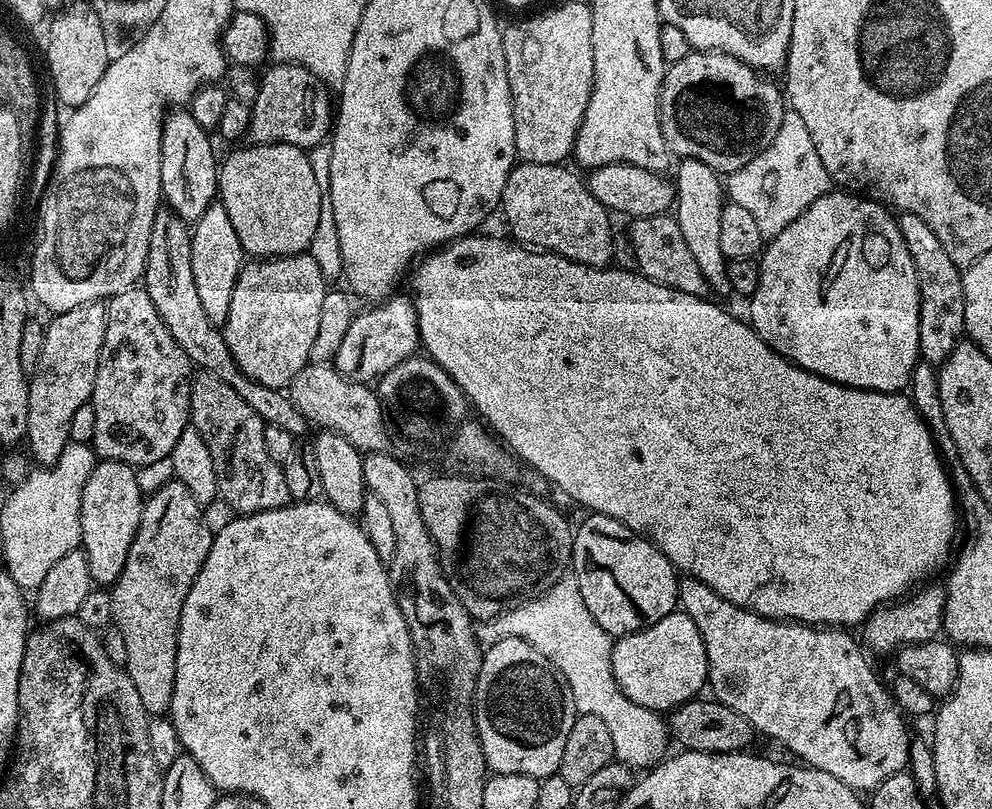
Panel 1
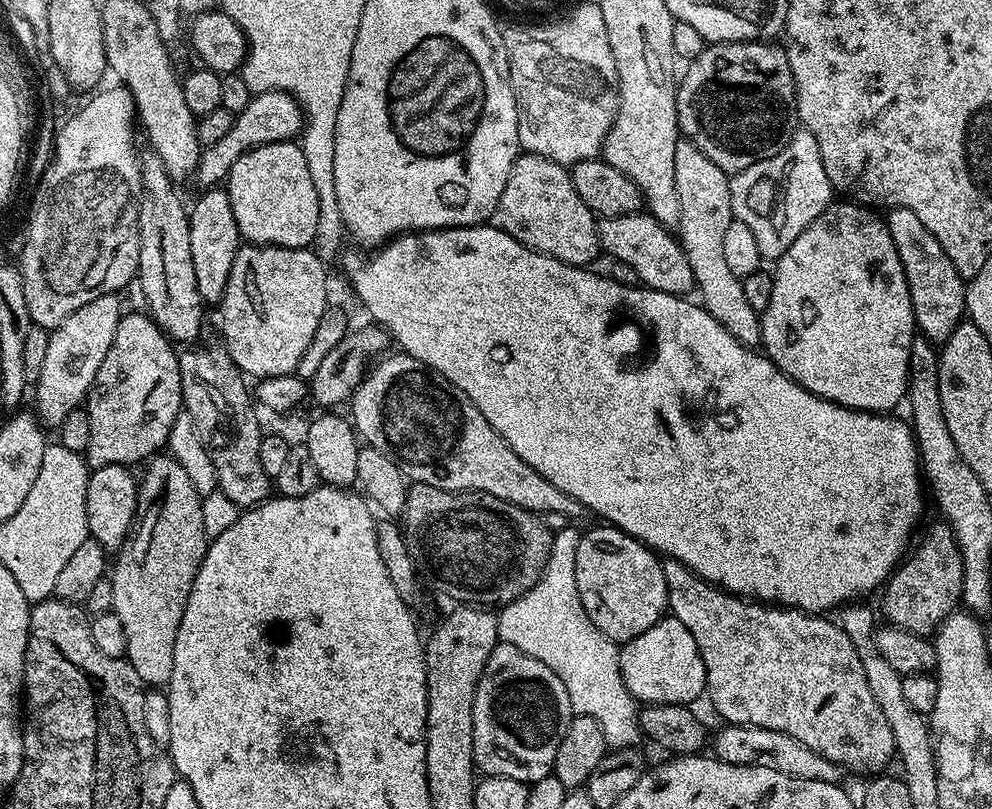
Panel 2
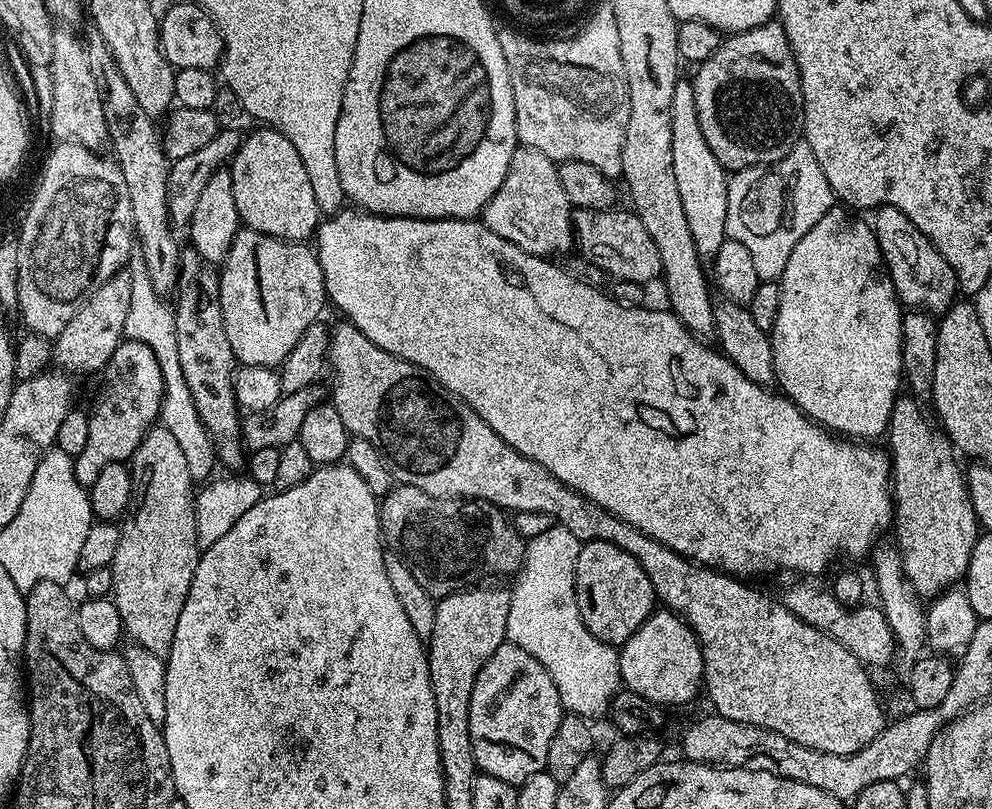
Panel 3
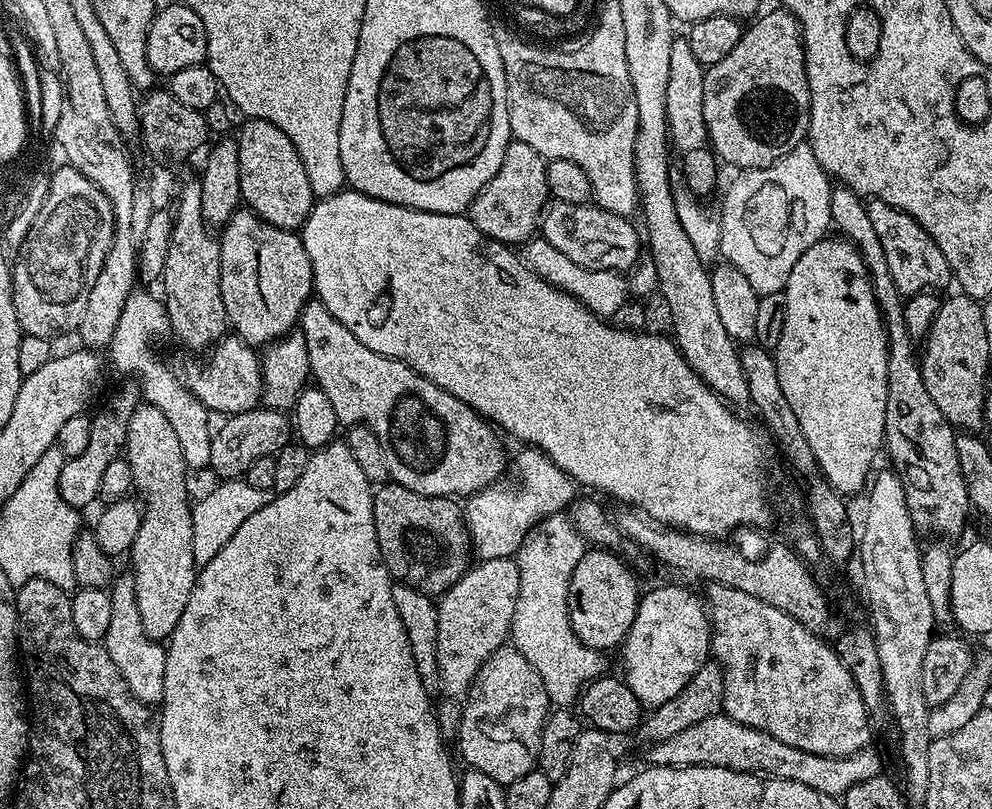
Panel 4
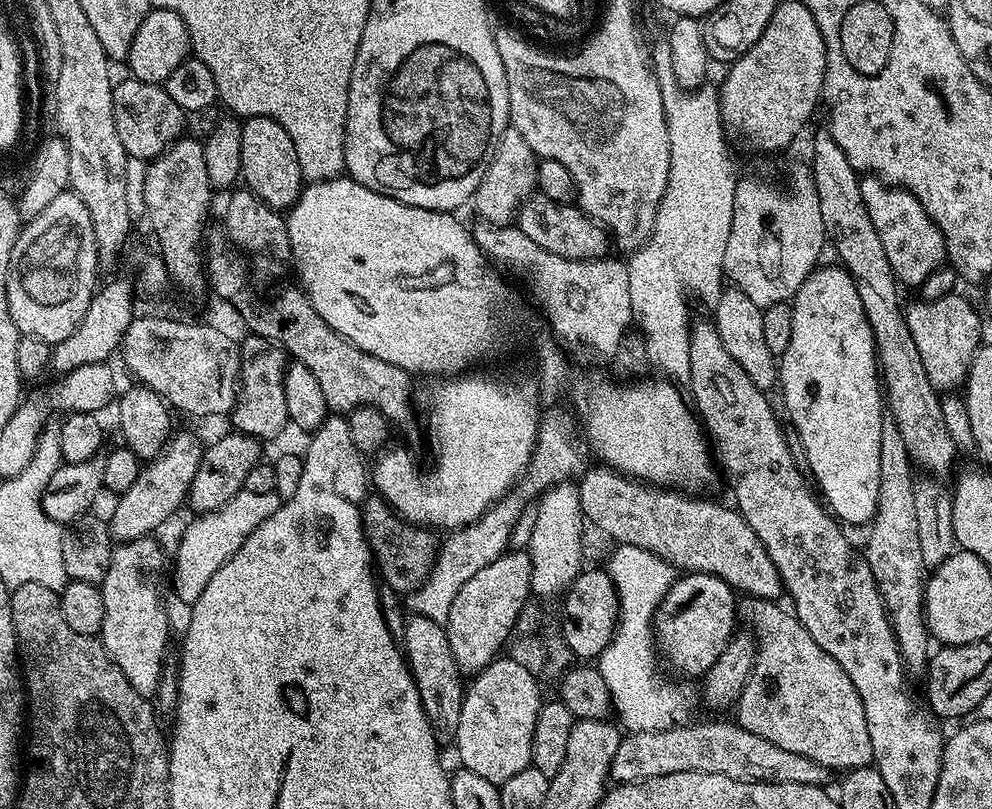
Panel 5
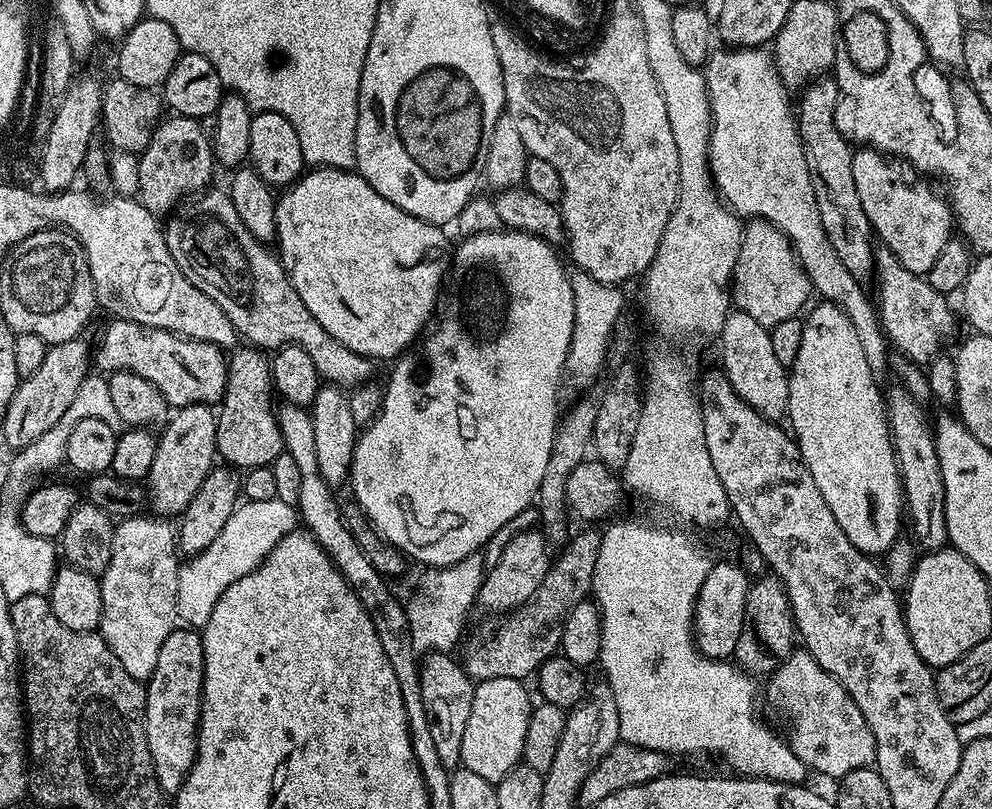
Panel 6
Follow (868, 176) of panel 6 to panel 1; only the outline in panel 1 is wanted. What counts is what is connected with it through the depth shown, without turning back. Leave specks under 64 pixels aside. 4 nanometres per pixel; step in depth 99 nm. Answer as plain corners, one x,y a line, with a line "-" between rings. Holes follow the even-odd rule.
900,212
898,223
902,230
902,238
906,238
906,246
910,250
910,258
914,258
914,270
918,274
920,287
920,317
918,322
918,342
920,343
920,360
923,363
939,366
958,346
965,335
966,298
964,297
964,278
962,269
954,266
950,254
938,242
934,230
918,218
918,214

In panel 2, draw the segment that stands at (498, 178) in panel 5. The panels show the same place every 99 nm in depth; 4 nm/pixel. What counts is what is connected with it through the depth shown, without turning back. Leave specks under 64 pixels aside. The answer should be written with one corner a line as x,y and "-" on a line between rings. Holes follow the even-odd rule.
521,154
516,157
510,170
510,178
506,178
506,190
502,190
502,198
498,202
494,216
506,234
510,234
518,242
522,242
534,252
541,252
544,256
553,256
567,264
588,266
593,263
591,260
596,255
601,255
597,217
586,206
586,202
578,198
578,190
574,190
571,171
563,164
547,160
545,156

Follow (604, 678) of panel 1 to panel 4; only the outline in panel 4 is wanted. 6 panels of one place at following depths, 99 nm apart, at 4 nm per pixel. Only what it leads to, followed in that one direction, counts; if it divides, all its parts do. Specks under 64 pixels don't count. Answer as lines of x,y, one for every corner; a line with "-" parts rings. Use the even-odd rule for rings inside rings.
557,514
547,516
534,525
514,556
520,585
510,640
524,655
526,662
538,670
549,701
556,706
575,705
584,689
606,672
605,653
583,644
578,634
574,634
574,626
570,626
570,578
585,551
586,542
571,519

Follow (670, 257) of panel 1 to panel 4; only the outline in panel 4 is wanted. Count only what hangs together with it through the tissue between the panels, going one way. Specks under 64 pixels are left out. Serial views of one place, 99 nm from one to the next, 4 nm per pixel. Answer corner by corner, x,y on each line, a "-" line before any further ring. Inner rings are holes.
552,200
540,217
538,232
542,239
550,242
550,246
566,254
566,258
578,262
578,266
586,266
586,270
610,270
628,274
642,259
642,232
632,222
629,217
614,214
592,202
571,204

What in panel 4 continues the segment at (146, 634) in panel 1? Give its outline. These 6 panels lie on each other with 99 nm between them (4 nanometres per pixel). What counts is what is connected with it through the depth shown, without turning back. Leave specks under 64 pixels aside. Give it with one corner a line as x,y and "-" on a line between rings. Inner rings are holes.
141,403
132,411
126,459
135,495
142,501
138,534
130,549
130,572
138,614
146,634
150,634
152,640
164,642
174,634
178,618
182,618
182,610
186,610
186,602
190,602
198,565
192,545
192,504
188,500
190,469
183,460
181,443
169,420
150,403

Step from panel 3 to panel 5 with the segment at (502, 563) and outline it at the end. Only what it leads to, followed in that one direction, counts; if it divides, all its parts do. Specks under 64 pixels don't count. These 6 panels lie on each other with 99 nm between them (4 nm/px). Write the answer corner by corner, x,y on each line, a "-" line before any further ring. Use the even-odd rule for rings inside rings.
379,494
365,496
360,517
364,523
364,537
368,540
368,549
372,551
374,568
379,579
387,587
401,594
411,594
419,590
427,582
436,562
437,533
427,526
403,520

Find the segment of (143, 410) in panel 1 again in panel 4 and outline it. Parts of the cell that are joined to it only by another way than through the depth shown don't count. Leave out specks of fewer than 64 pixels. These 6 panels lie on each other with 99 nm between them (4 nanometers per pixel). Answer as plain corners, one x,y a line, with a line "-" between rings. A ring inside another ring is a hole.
135,387
124,388
116,392
104,404
100,413
92,416
90,426
90,442
86,450
77,456
69,456
65,459
60,475
60,493
62,498
72,508
84,510
87,504
97,503
100,487
102,486
102,474
110,462
121,459
128,442
128,423
132,417
132,411
141,403
142,396

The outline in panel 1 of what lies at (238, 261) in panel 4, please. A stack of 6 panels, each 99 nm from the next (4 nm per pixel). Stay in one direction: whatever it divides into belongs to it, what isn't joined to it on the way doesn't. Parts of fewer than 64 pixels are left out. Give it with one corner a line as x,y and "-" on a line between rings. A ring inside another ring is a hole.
310,254
256,258
245,263
234,286
234,298
230,298
232,314
222,326
224,340
230,346
230,354
234,354
234,362
238,362
242,374
262,386
287,389
292,379
310,363
310,346
314,346
314,338
318,338
318,321
322,315
325,291
322,270
318,270
318,262
314,262

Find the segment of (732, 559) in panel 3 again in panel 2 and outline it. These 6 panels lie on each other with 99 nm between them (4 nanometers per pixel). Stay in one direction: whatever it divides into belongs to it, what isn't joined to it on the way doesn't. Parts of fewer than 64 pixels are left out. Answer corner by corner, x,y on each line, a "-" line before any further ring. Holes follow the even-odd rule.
485,222
473,224
470,228
406,232
371,254
360,250
345,251
342,256
344,272
357,298
373,316
369,317
395,343
396,340
400,343
399,351
418,358
425,368
454,382
454,386
458,386
458,390
462,390
462,394
478,406
482,418
498,430
514,454
534,466
546,482
554,482
558,490
575,498
581,509
588,511
589,508
605,516
611,527
621,528
626,535
641,540
653,552
682,562
695,576
753,602
828,614
831,608
839,609
857,598
864,598
876,587
879,589
896,571
913,543
912,531
924,512
924,492
926,496
920,454
916,450
912,425
907,419
899,420
896,414
855,412
826,398
818,398
779,372
763,351
737,342
699,303
691,304
691,299
635,283
619,284
608,276
591,272
591,267
567,264
553,256
534,252
506,234
503,228
492,226

